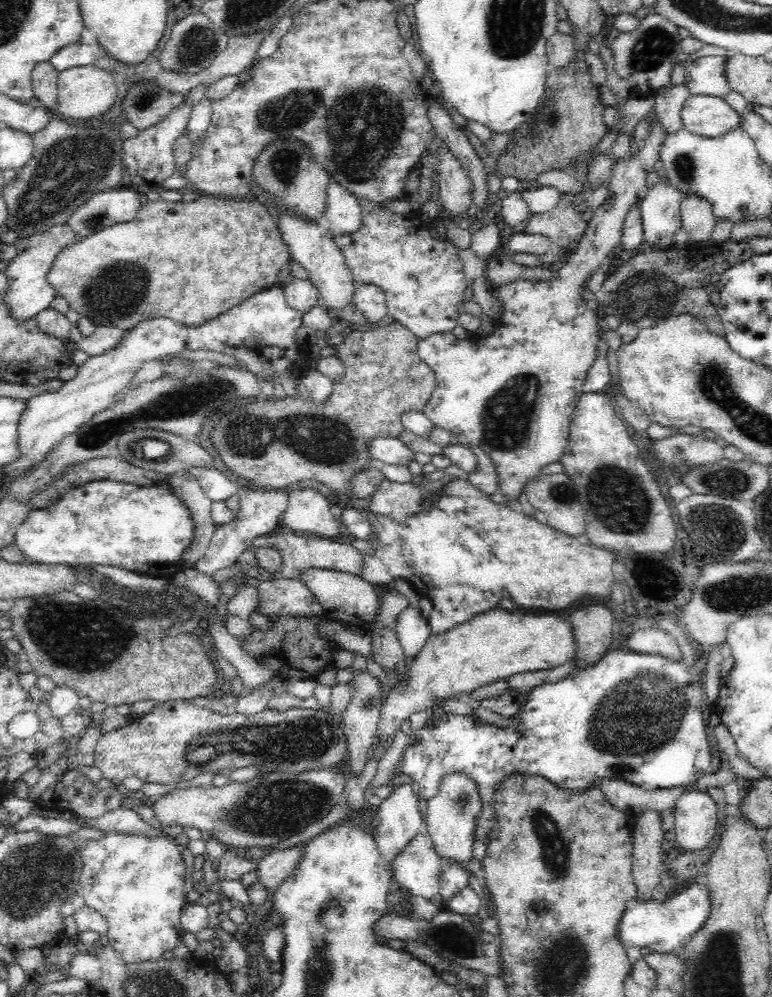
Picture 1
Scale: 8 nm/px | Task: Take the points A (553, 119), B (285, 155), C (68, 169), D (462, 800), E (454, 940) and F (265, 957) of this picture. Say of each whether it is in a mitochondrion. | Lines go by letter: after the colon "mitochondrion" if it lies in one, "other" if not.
A: mitochondrion
B: mitochondrion
C: mitochondrion
D: mitochondrion
E: mitochondrion
F: other

